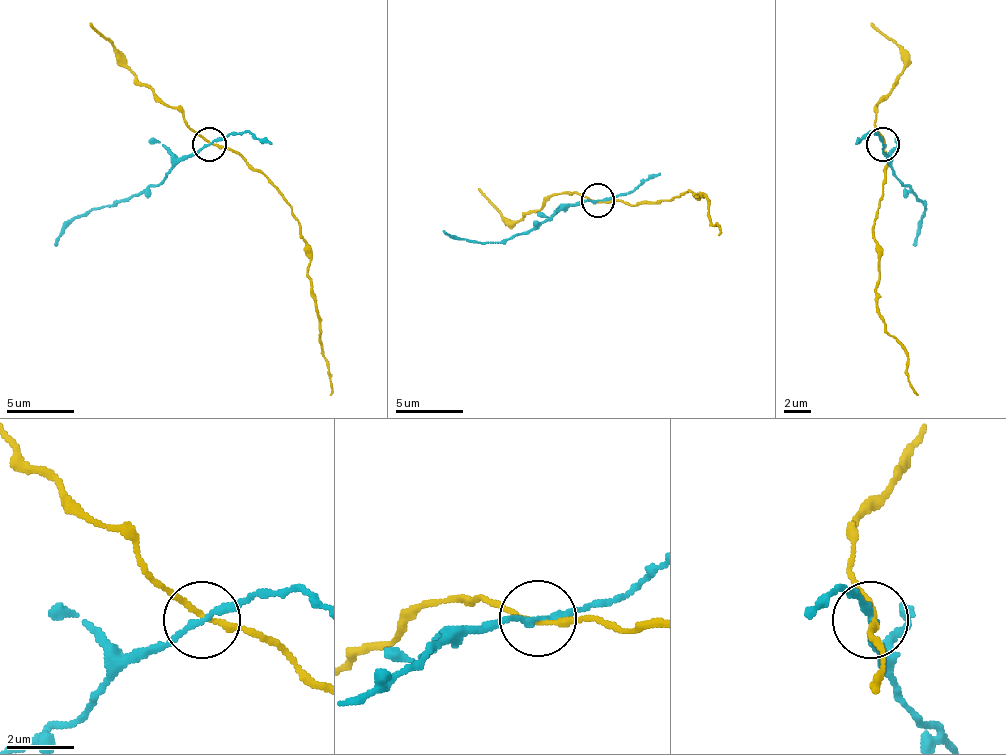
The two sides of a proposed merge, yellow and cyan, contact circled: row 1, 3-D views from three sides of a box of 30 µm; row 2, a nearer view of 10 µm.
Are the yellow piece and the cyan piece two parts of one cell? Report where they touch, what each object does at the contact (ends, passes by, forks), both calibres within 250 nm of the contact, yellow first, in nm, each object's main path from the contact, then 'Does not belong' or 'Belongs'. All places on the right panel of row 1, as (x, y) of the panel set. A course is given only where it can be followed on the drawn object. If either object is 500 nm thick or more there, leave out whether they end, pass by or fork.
Place: (883, 144). At the ring yellow passes by. At the ring cyan passes by. Thickness 140 nm (yellow) against 170 nm. Course of yellow: (883, 143), (887, 183), (873, 227), (880, 267), (877, 311), (907, 355), (907, 379), (917, 395). Course of cyan: (883, 143), (883, 156), (924, 203), (914, 247). Does not belong

